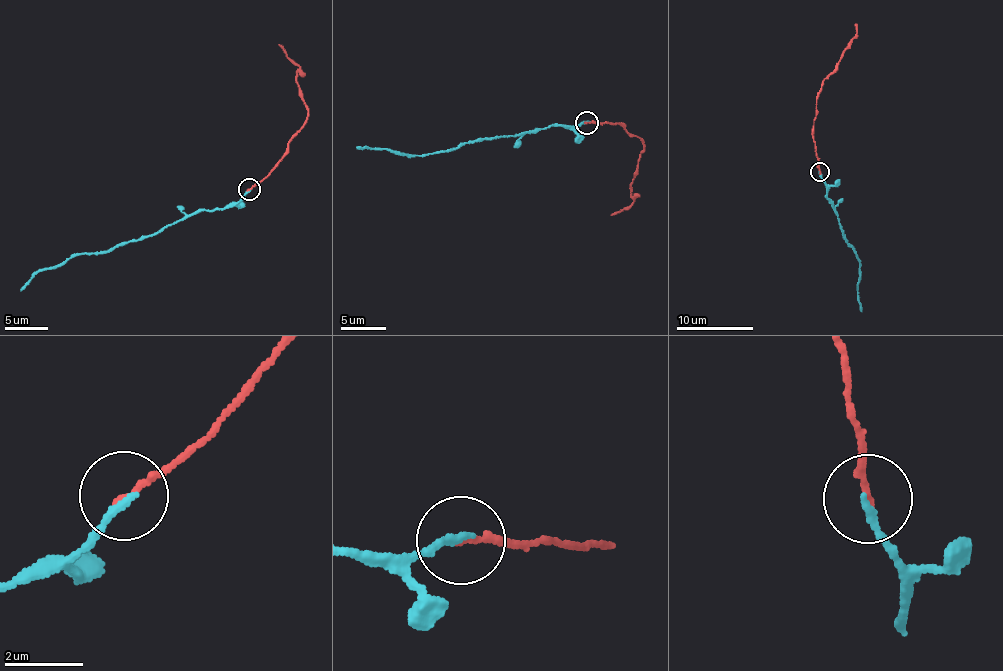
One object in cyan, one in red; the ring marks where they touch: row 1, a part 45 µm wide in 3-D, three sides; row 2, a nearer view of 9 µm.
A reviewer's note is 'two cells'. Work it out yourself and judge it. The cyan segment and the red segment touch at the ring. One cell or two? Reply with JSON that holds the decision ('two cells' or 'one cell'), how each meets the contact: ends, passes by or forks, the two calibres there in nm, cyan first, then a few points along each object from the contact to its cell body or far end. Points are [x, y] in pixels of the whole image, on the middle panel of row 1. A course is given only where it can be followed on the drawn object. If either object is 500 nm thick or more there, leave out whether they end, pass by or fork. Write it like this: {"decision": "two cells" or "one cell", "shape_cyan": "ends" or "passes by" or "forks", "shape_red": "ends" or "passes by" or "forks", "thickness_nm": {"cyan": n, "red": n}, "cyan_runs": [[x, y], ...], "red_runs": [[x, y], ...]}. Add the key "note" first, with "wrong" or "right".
{"note": "right", "decision": "two cells", "shape_cyan": "ends", "shape_red": "ends", "thickness_nm": {"cyan": 200, "red": 170}, "cyan_runs": [[587, 121], [574, 127], [559, 125], [461, 143], [434, 153], [409, 155], [357, 148]], "red_runs": [[587, 123], [621, 125], [644, 146], [630, 184], [634, 201], [624, 210], [610, 214]]}

